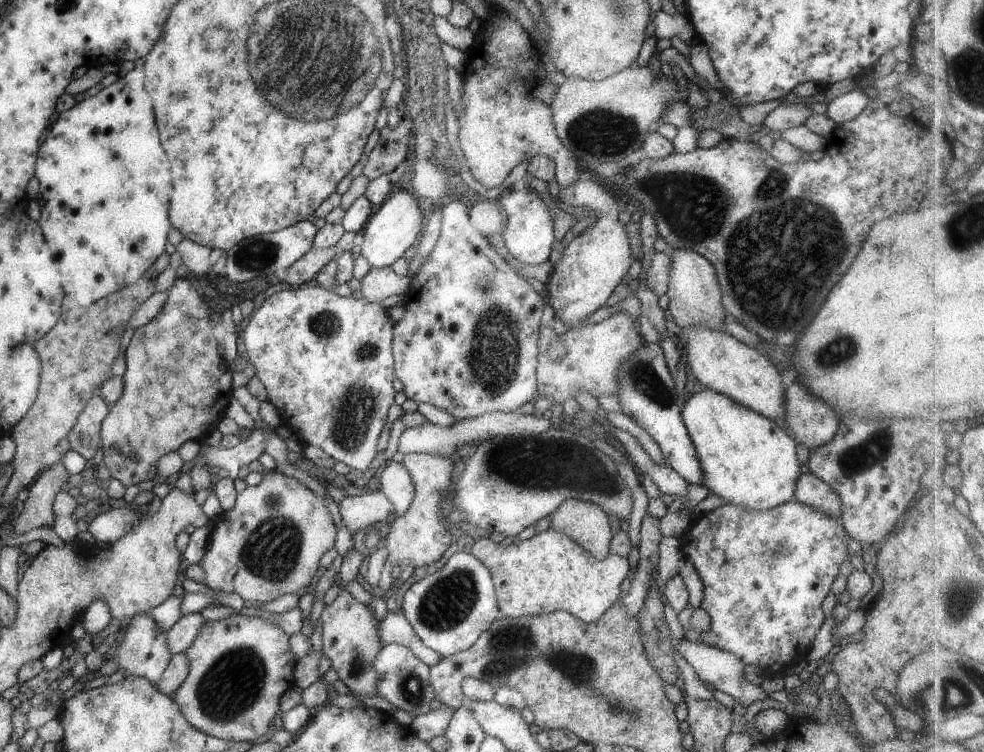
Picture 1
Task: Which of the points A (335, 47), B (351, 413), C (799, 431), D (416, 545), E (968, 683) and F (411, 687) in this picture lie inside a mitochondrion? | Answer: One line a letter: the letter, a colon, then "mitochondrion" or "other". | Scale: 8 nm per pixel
A: mitochondrion
B: mitochondrion
C: other
D: other
E: mitochondrion
F: mitochondrion

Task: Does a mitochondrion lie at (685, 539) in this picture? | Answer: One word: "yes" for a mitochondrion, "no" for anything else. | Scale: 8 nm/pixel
no

